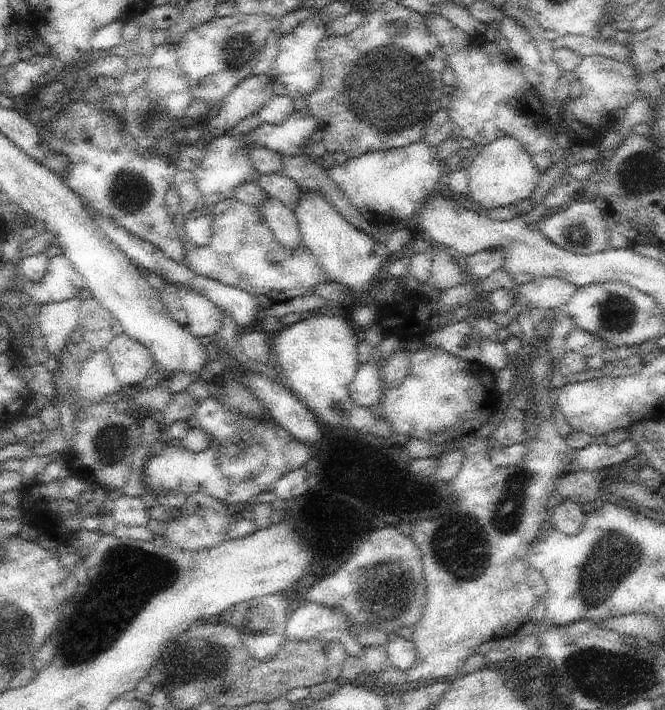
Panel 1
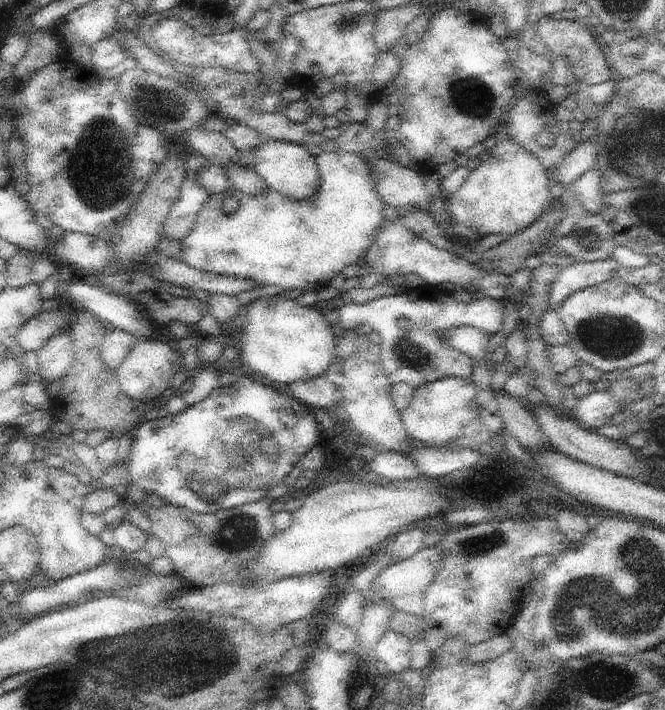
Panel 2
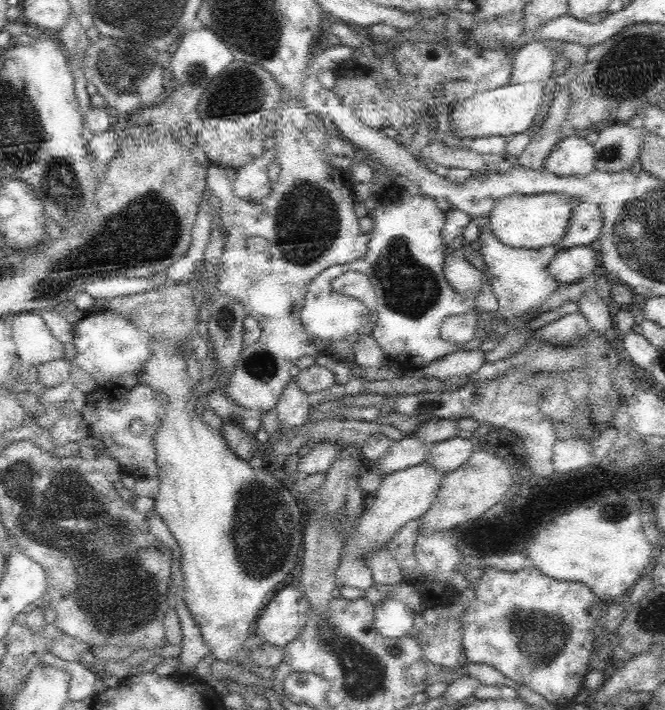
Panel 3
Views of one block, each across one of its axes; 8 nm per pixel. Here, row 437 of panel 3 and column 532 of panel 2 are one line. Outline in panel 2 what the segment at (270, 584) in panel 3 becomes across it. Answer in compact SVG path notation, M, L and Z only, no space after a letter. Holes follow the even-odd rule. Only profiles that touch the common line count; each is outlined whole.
M501 126L491 156L477 168L469 170L461 188L449 196L449 212L459 224L473 228L483 238L489 234L503 234L505 238L511 238L515 232L525 230L545 214L545 204L551 200L551 182L553 178L545 174L537 158L507 138L507 130Z

